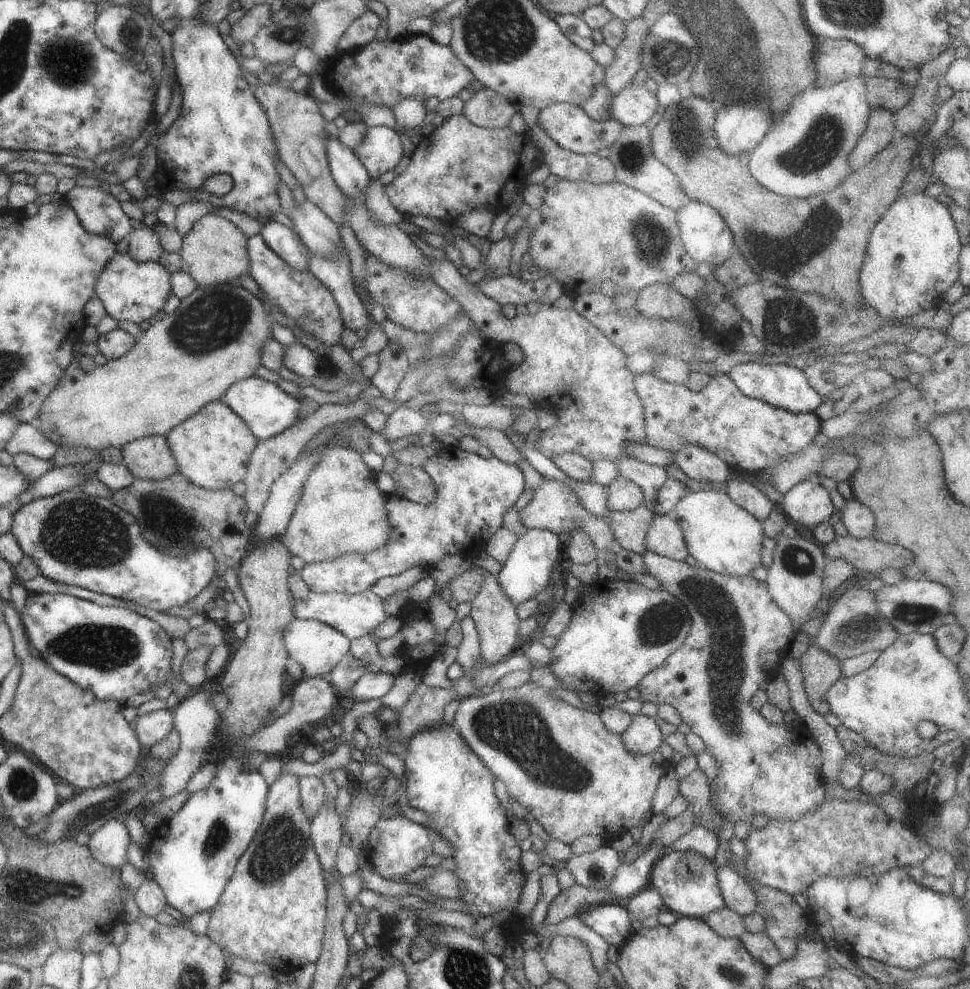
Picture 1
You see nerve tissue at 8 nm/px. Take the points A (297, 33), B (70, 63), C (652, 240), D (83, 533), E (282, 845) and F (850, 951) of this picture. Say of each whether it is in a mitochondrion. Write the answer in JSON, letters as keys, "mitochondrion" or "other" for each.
{"A":"mitochondrion","B":"mitochondrion","C":"mitochondrion","D":"mitochondrion","E":"mitochondrion","F":"other"}

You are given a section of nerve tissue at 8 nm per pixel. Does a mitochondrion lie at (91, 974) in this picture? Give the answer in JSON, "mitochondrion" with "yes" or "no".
{"mitochondrion":"no"}

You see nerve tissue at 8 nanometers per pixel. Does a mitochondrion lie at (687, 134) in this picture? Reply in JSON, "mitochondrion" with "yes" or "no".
{"mitochondrion":"yes"}

